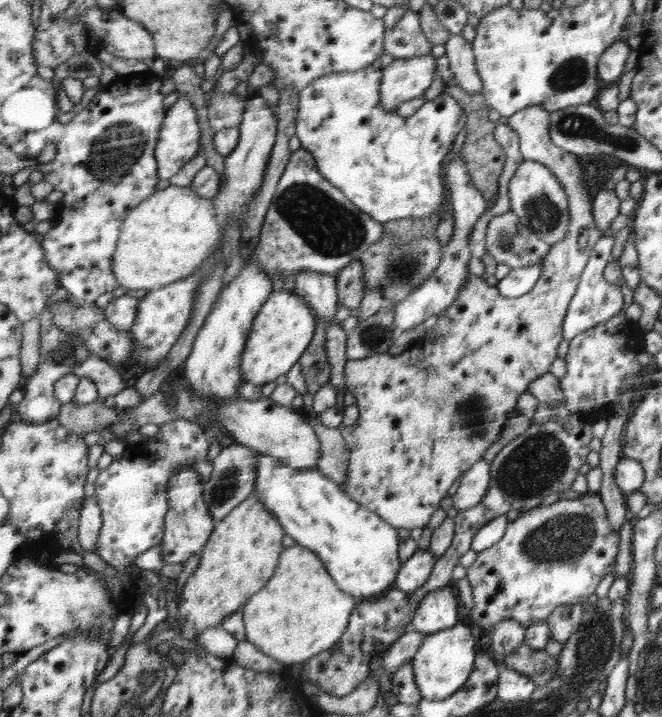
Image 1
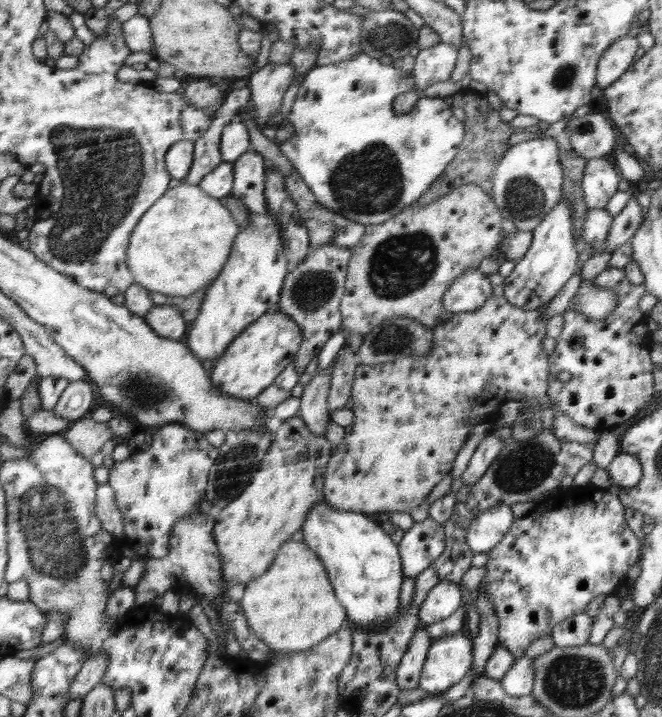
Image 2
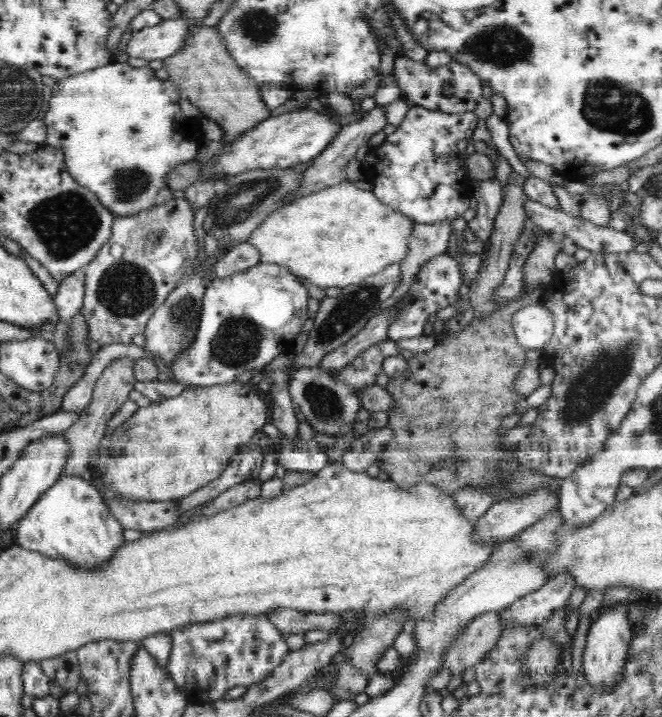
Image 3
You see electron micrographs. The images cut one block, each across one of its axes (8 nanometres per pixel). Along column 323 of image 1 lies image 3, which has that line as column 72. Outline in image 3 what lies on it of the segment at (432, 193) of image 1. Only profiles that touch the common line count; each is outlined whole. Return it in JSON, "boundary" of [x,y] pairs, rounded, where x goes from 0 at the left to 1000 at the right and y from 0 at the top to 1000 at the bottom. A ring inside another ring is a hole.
{"boundary":[[[168,85],[160,92],[148,92],[142,98],[124,103],[106,106],[97,112],[88,112],[79,121],[79,132],[74,138],[74,151],[68,156],[66,170],[71,179],[71,190],[66,201],[94,208],[98,218],[98,234],[104,236],[106,244],[118,251],[118,255],[139,264],[154,286],[175,303],[204,300],[213,293],[236,287],[242,282],[239,266],[252,261],[252,243],[261,238],[272,227],[296,222],[299,208],[305,206],[308,190],[302,185],[302,166],[289,166],[275,156],[275,132],[267,127],[267,119],[258,119],[255,112],[239,110],[225,91],[204,95],[192,86]]]}

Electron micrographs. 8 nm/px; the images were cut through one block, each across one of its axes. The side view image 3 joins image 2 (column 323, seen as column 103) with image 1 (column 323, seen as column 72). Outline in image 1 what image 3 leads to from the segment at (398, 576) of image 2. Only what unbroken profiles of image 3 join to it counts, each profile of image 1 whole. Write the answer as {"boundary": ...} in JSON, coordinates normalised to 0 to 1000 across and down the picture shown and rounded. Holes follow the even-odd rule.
{"boundary":[[[384,630],[391,639],[385,685],[405,714],[421,725],[427,741],[450,760],[485,777],[511,819],[538,837],[550,840],[583,827],[606,792],[598,735],[532,697],[506,669],[477,653],[441,653],[414,636]]]}

